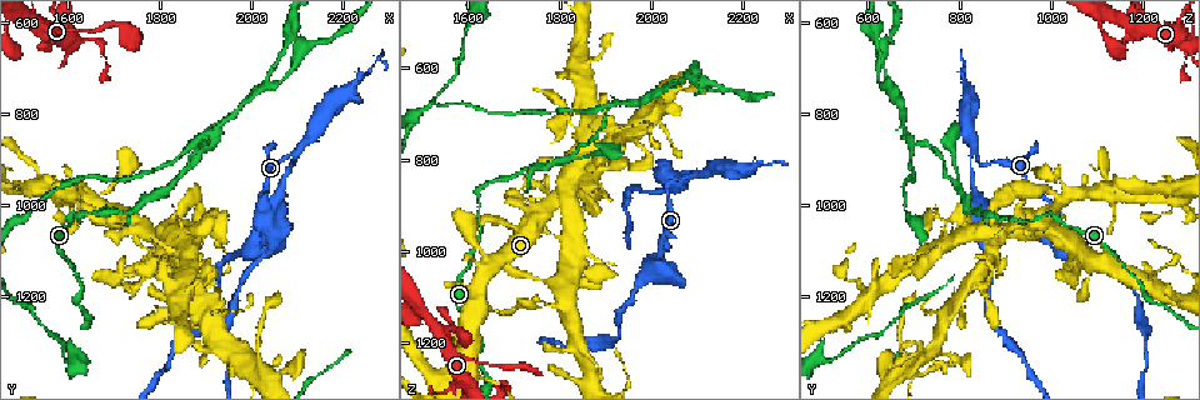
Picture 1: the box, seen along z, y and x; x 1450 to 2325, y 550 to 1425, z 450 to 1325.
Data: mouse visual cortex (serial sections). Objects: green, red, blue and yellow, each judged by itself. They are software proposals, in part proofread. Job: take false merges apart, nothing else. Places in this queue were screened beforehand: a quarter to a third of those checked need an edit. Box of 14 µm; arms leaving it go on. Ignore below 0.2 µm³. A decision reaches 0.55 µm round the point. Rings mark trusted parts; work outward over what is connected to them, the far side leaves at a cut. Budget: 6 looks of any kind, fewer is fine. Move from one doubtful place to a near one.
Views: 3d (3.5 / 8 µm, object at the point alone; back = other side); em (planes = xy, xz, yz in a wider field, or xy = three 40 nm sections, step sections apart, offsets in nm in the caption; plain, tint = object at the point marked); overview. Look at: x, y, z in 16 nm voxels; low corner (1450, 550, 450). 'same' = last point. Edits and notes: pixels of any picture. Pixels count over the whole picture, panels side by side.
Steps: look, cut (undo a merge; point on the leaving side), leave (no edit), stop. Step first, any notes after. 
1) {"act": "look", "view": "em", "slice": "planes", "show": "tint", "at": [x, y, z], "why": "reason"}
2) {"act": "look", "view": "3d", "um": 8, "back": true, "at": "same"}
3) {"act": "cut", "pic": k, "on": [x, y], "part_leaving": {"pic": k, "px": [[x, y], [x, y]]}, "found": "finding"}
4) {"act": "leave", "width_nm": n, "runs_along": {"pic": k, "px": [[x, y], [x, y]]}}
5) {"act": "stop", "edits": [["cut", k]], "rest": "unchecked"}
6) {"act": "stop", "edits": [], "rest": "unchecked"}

{"act": "look", "view": "3d", "um": 8, "at": [2010, 1065, 1030], "why": "thick turns thin"}

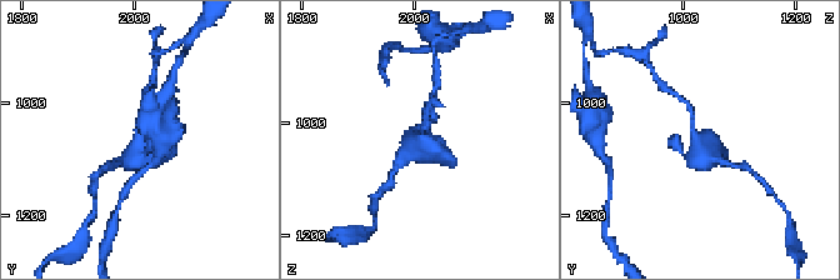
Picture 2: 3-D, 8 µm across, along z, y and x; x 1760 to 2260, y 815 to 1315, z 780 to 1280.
{"act": "look", "view": "3d", "um": 3.5, "at": [2010, 1075, 1030], "why": "closer look"}

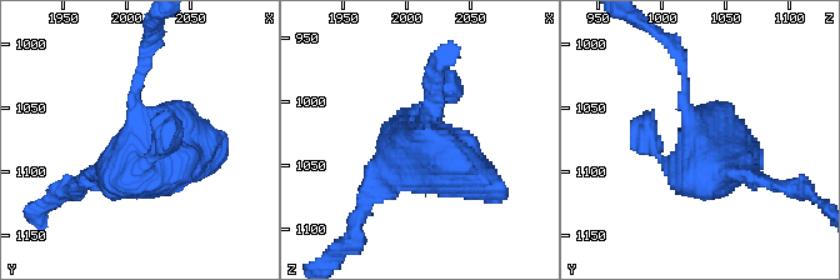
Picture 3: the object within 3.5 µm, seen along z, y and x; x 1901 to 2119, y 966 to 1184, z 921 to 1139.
{"act": "look", "view": "em", "slice": "xy", "step": 3, "show": "tint", "at": [2010, 1070, 1028]}

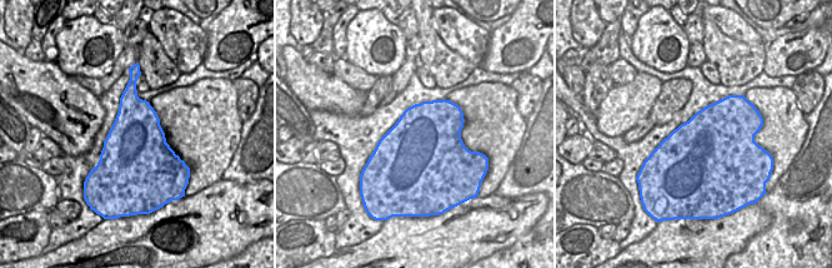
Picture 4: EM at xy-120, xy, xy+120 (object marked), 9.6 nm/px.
{"act": "leave", "runs_along": {"pic": 3, "px": [[685, 88], [710, 156], [771, 184]]}, "found": "one cell here"}

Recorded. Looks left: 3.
{"act": "look", "view": "3d", "um": 8, "back": true, "at": [2090, 885, 830], "why": "three arms meet"}

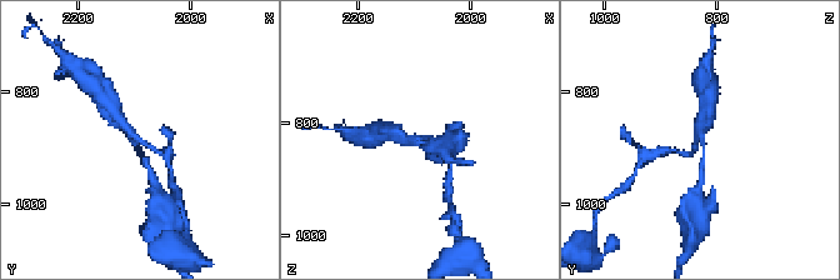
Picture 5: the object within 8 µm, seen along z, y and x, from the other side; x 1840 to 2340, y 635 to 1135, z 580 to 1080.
{"act": "look", "view": "3d", "um": 3.5, "back": true, "at": [2090, 885, 835]}

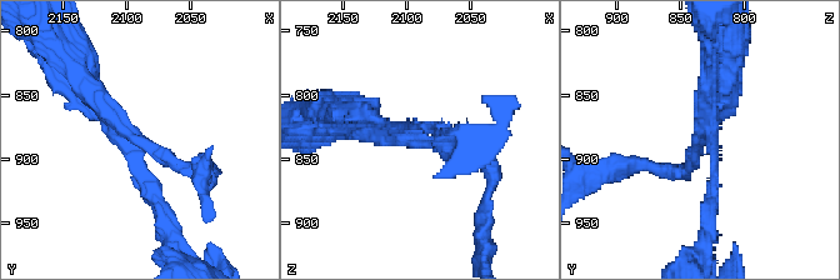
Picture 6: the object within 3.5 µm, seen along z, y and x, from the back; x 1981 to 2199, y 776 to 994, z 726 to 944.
{"act": "look", "view": "em", "slice": "planes", "show": "tint", "at": [2090, 884, 836], "why": "need the tissue"}

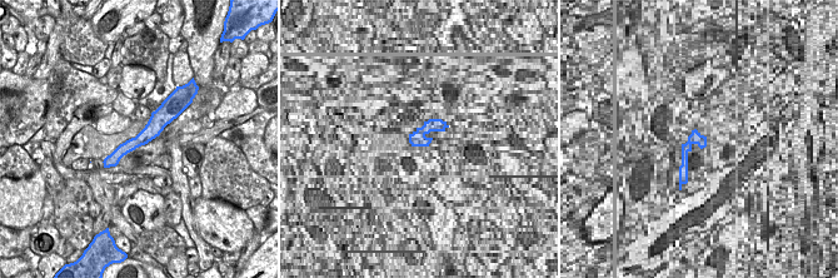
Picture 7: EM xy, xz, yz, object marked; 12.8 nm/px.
{"act": "cut", "pic": 6, "on": [150, 186], "arms": 3, "arm_widths_nm": [150, 150, 250], "part_leaving": {"pic": 6, "px": [[135, 146], [170, 250]]}, "found": "two cells meet here"}

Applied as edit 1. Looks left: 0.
{"act": "stop", "edits": [["cut", 6]], "rest": "unchecked"}

